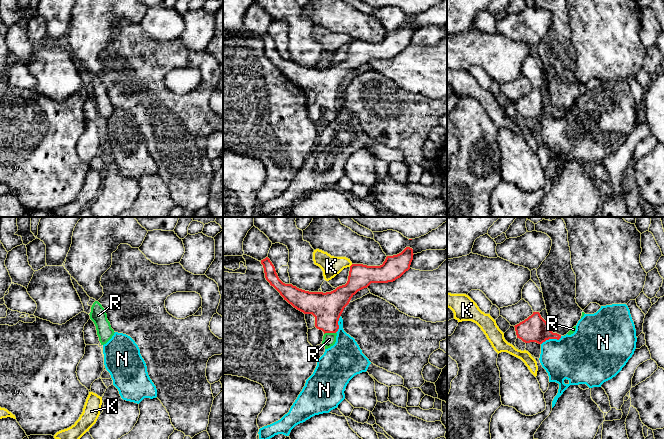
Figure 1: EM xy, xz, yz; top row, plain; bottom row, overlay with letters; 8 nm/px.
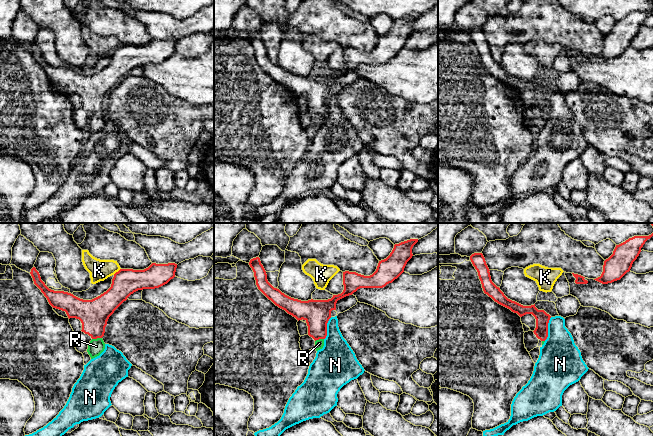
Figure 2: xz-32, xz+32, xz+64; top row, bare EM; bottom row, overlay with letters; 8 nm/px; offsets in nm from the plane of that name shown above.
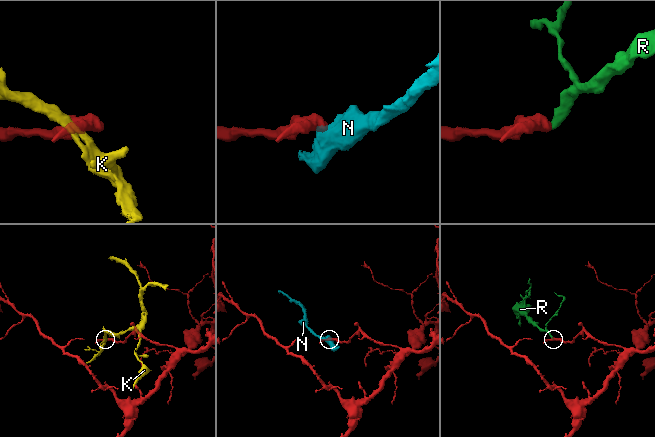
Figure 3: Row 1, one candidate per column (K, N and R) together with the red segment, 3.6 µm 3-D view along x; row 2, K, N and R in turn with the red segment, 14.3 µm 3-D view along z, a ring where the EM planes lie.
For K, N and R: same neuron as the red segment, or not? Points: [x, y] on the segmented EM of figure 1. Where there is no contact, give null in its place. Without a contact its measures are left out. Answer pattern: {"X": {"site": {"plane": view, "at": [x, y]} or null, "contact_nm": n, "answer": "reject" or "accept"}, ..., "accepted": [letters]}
{"K": {"site": {"plane": "xz", "at": [351, 265]}, "contact_nm": 40, "answer": "reject"}, "N": {"site": {"plane": "yz", "at": [551, 338]}, "contact_nm": 180, "answer": "reject"}, "R": {"site": {"plane": "xz", "at": [329, 332]}, "contact_nm": 100, "answer": "accept"}, "accepted": ["R"]}

